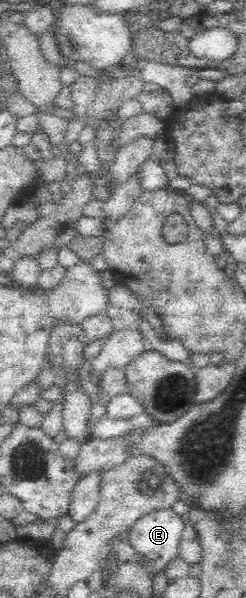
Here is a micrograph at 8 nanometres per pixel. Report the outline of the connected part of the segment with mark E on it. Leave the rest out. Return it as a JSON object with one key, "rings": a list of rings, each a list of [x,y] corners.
{"rings":[[[168,507],[145,514],[130,529],[132,545],[148,561],[152,578],[177,555],[185,519]]]}

